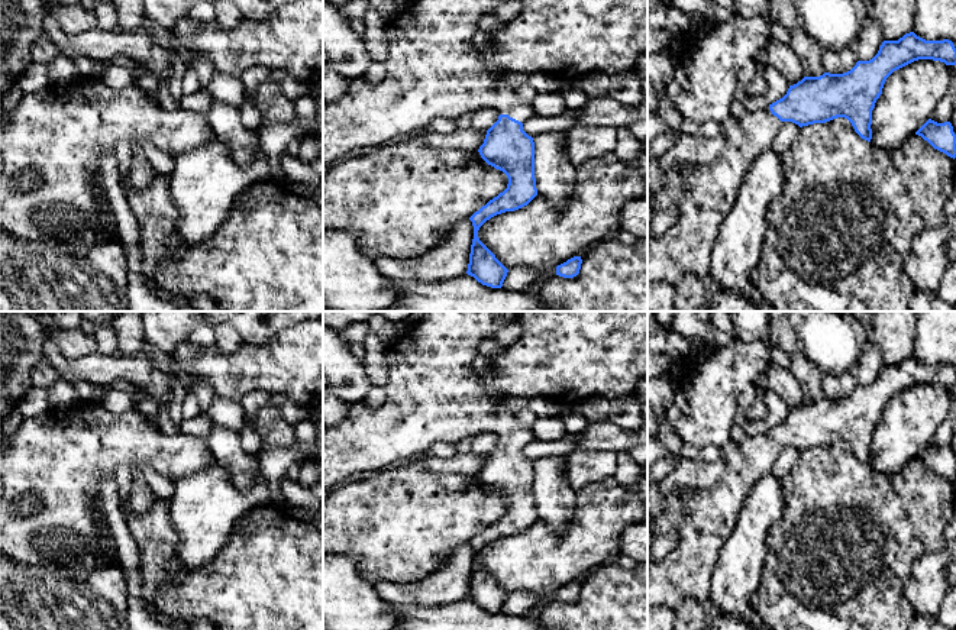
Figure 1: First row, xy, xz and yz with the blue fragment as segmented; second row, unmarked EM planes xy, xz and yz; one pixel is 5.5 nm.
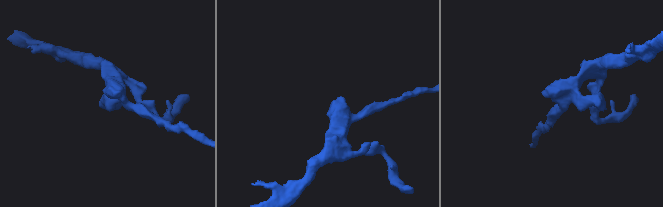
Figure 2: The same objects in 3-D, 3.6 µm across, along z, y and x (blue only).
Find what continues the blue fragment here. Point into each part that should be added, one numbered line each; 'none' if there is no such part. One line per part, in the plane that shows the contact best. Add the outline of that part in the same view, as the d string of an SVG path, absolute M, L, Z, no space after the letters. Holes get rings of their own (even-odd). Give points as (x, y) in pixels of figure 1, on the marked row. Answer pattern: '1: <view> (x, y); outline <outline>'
1: xz (433, 70); outline M413 0L398 14L387 22L385 35L390 55L384 62L387 75L378 84L351 80L348 90L335 103L323 107L323 171L345 159L352 149L362 146L384 146L408 135L422 133L436 117L456 119L465 113L484 109L526 122L534 116L532 103L524 101L516 88L498 78L508 72L504 68L485 67L481 52L474 46L478 22L507 0Z

